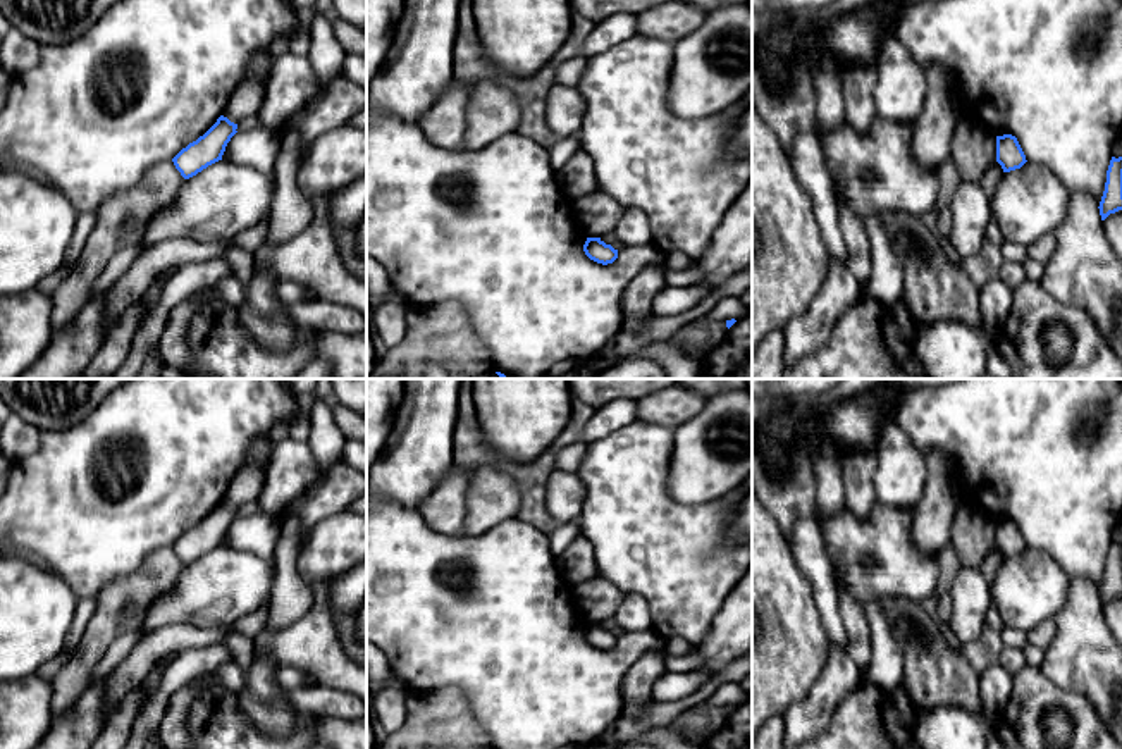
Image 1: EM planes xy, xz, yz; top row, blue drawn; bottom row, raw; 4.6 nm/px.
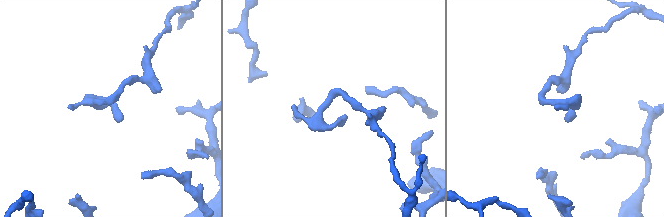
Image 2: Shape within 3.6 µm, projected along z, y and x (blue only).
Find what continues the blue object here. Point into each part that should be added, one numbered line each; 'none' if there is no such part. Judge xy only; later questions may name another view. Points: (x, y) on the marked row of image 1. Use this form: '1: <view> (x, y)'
none

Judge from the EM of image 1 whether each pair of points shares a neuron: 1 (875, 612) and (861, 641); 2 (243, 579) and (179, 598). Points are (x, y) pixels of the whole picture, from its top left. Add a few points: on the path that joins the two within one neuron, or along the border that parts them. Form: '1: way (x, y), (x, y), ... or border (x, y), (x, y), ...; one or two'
1: border (847, 589), (864, 612), (871, 641), (869, 665); two
2: way (228, 584), (195, 598); one

